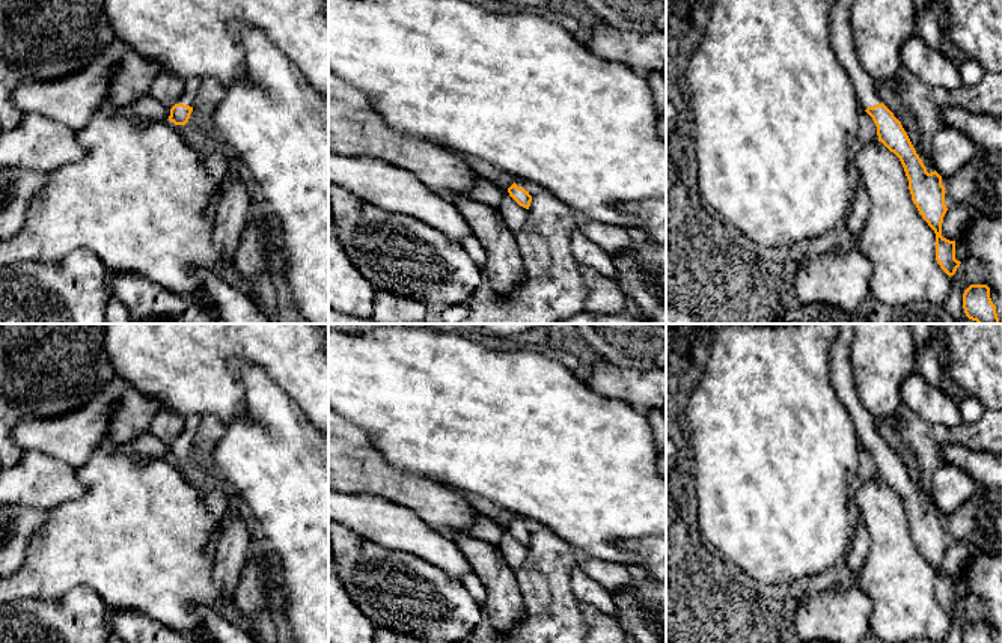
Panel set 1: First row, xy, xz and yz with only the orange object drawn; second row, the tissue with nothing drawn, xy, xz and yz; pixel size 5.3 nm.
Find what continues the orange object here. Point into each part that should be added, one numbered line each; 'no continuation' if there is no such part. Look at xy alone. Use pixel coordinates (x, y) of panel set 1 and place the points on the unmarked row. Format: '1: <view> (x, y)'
1: xy (192, 422)

